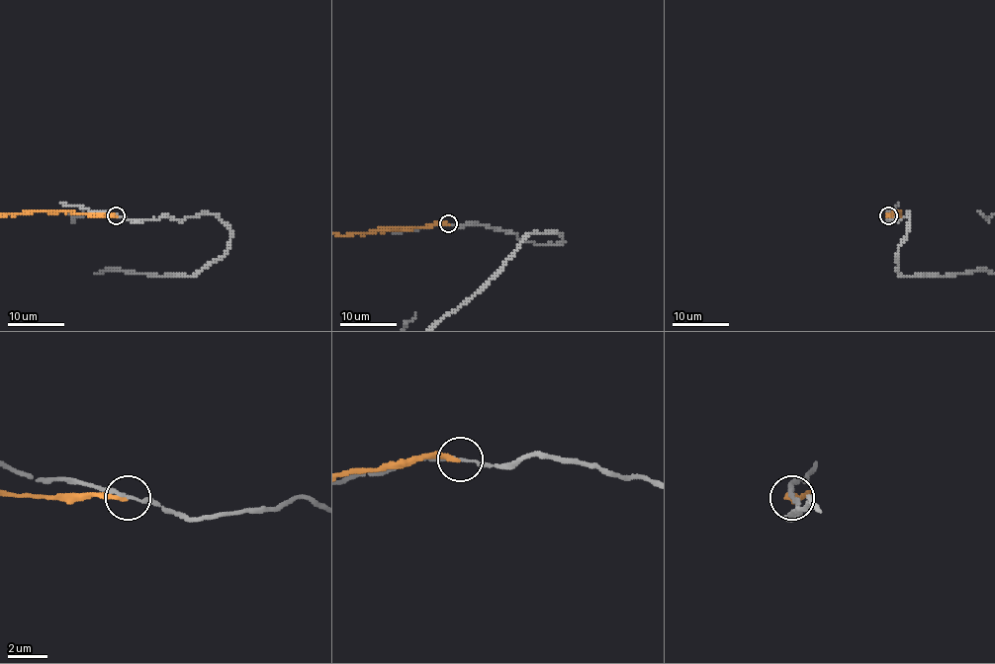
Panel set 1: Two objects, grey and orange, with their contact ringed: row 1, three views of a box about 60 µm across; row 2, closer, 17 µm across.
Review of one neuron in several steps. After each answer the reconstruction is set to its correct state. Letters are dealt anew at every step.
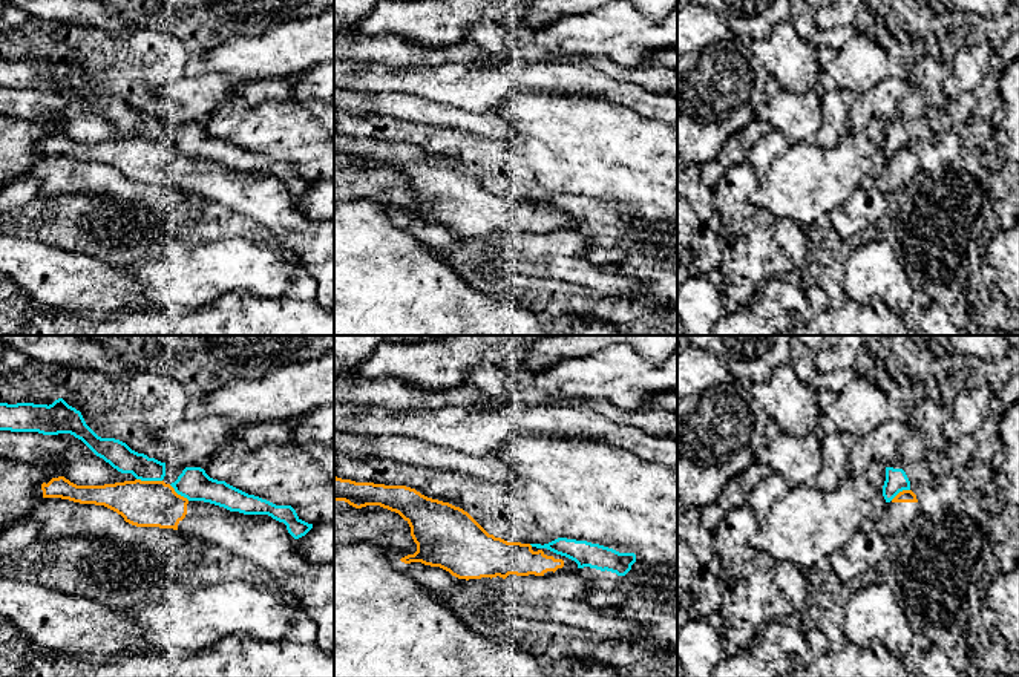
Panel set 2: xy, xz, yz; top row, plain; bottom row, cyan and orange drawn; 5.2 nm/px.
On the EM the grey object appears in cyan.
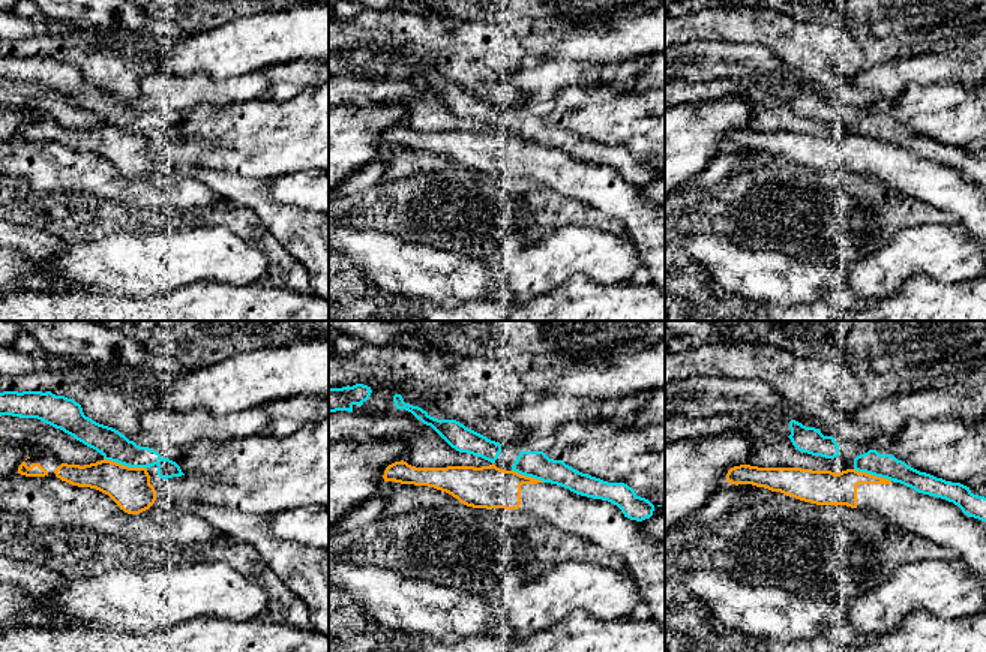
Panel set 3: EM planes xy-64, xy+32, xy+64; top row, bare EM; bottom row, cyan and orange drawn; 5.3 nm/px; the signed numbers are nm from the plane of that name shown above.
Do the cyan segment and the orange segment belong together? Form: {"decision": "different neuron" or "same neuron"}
{"decision": "different neuron"}

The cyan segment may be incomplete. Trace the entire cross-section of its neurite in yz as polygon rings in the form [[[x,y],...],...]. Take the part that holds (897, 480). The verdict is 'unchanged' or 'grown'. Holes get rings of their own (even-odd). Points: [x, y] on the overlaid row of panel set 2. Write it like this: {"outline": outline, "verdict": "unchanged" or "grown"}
{"outline": [[[886,467],[883,496],[890,502],[899,492],[910,490],[910,481],[903,469]]], "verdict": "unchanged"}

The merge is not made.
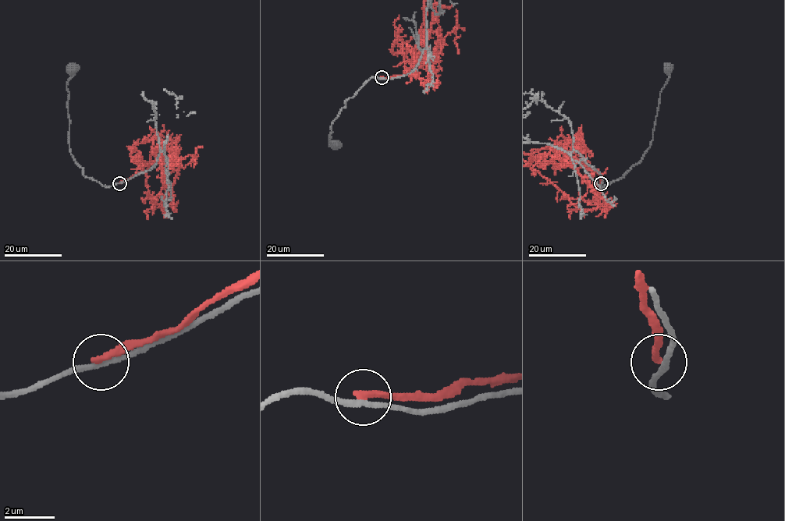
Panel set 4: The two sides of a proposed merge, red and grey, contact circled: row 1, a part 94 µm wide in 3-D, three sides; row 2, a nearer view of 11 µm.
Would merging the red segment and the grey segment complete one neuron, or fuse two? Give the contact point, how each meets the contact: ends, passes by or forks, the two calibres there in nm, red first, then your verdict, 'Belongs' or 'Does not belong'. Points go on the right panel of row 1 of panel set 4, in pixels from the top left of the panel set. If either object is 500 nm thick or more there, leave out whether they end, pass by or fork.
Place: (601, 183). At the ring red ends. At the ring grey passes by. Thickness 280 nm (red) against 200 nm. Does not belong

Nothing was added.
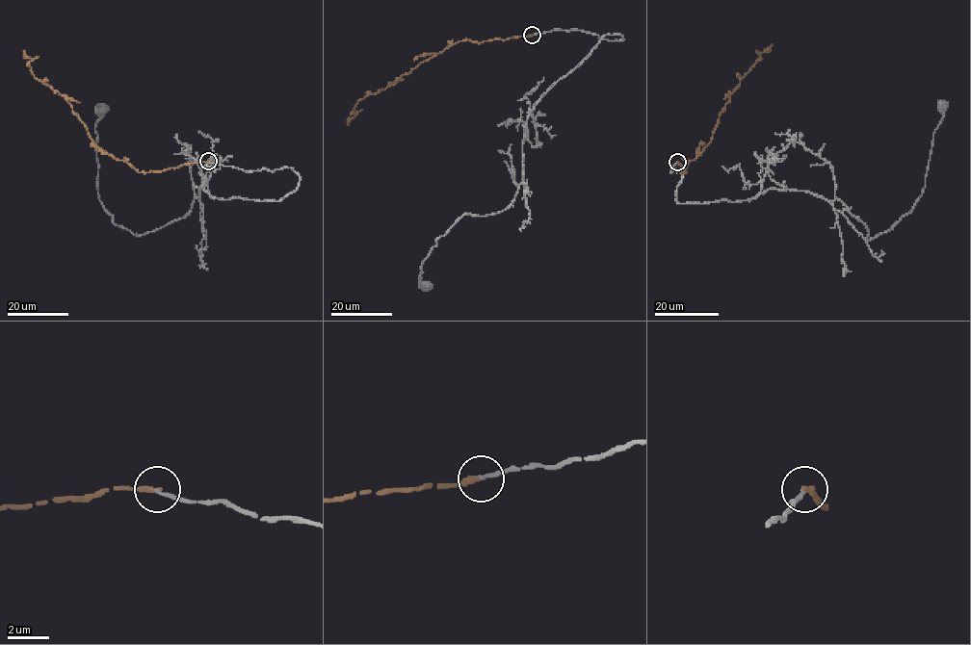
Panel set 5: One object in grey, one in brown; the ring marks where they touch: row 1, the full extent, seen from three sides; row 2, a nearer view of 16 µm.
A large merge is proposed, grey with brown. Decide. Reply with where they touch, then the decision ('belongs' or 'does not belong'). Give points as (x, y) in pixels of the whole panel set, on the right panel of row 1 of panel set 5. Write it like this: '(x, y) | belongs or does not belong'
(677, 162) | belongs

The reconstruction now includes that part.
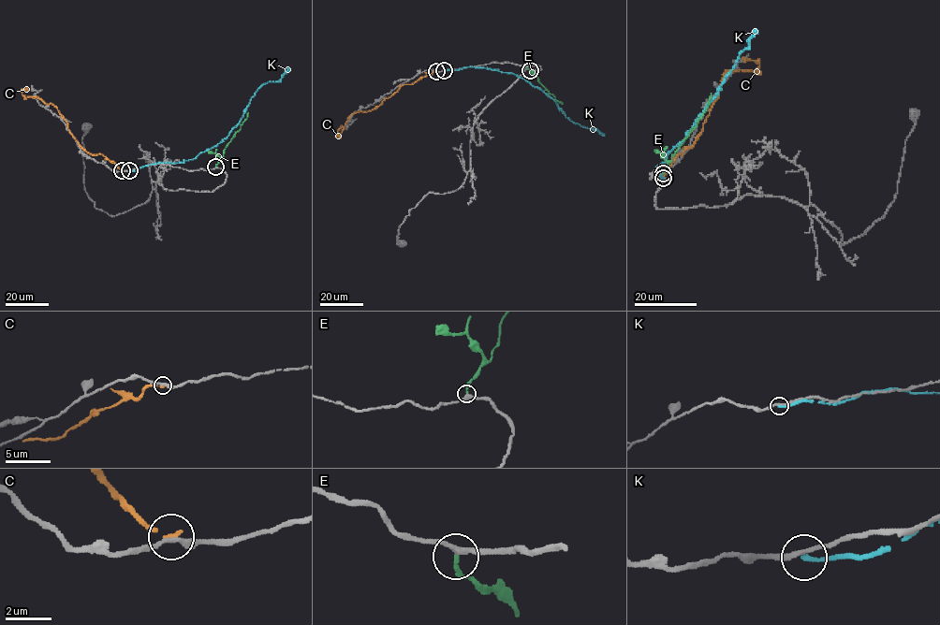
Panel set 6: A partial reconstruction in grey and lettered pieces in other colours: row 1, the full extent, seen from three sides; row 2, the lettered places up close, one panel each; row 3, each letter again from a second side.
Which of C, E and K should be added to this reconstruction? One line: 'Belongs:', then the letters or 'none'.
Belongs: E

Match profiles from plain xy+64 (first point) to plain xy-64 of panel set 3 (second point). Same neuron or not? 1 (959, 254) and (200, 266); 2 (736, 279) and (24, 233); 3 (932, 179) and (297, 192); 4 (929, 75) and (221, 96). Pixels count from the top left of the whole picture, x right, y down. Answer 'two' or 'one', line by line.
1: one
2: one
3: two
4: one

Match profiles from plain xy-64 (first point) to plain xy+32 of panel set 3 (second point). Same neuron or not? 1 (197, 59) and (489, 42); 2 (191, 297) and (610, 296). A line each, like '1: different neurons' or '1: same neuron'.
1: different neurons
2: same neuron

